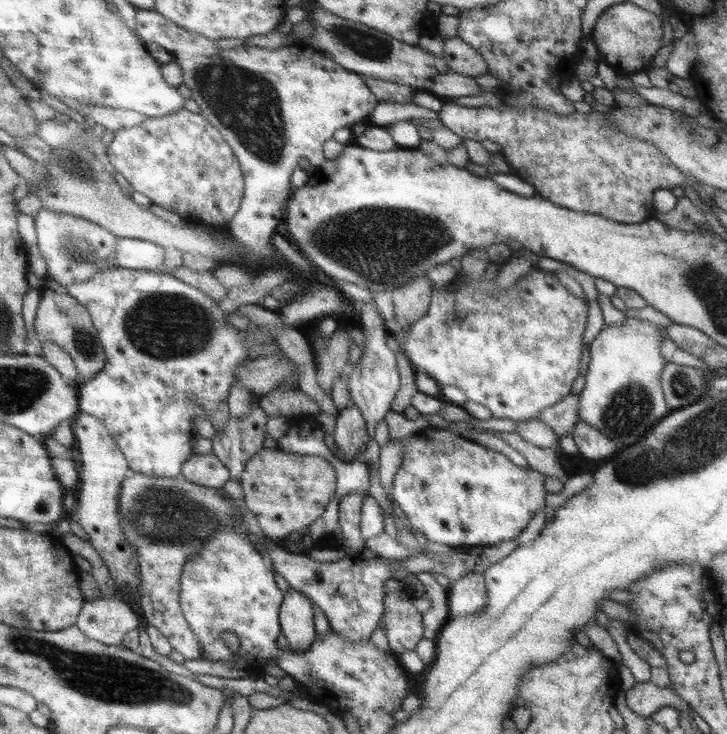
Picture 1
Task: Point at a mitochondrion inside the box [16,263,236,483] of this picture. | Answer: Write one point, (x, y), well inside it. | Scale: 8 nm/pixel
(162, 326)

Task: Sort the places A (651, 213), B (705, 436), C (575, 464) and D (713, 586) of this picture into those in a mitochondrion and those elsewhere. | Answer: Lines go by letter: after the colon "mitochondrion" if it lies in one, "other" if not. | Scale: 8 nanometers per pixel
A: other
B: mitochondrion
C: mitochondrion
D: other

